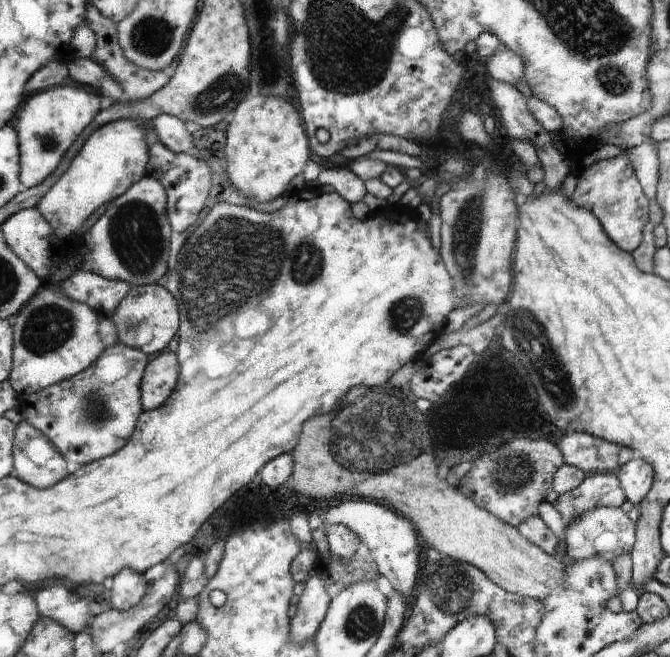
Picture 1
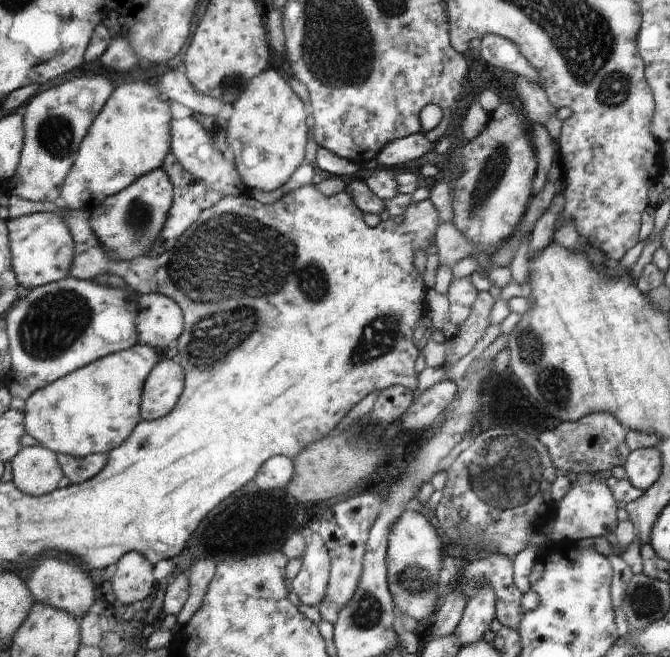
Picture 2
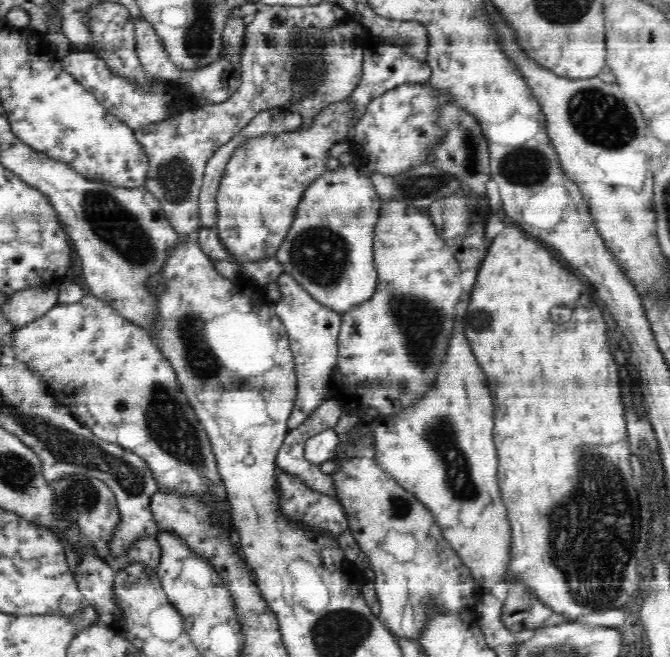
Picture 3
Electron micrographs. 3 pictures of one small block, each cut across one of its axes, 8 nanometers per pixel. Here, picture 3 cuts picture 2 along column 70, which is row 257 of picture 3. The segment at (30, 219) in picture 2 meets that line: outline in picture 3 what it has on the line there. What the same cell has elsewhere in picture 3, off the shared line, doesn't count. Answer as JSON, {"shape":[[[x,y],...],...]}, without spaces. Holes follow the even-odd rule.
{"shape":[[[344,98],[320,110],[314,116],[313,124],[309,129],[264,134],[264,136],[244,139],[242,146],[236,148],[230,162],[226,164],[223,178],[219,183],[218,221],[214,226],[218,231],[219,241],[227,249],[227,253],[234,257],[236,264],[266,260],[277,254],[278,248],[282,246],[296,218],[302,196],[318,178],[322,178],[322,174],[326,174],[326,158],[329,150],[336,142],[345,142],[345,138],[349,136],[349,130],[353,129],[353,114],[356,112],[357,107],[353,106],[353,102],[350,102],[349,98]]]}

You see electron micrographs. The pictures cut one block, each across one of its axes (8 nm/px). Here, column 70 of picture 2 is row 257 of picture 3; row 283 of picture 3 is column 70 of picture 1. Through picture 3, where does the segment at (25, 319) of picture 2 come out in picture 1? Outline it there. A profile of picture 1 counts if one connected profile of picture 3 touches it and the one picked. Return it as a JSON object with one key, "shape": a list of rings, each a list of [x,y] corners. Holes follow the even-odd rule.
{"shape":[[[55,285],[46,286],[36,296],[29,300],[28,304],[21,309],[13,319],[11,319],[13,330],[13,367],[8,380],[12,388],[18,394],[24,392],[26,396],[37,393],[38,390],[47,386],[65,381],[76,376],[83,370],[89,368],[114,342],[119,341],[117,326],[114,326],[110,315],[102,314],[94,307],[86,306],[86,303],[74,302],[69,295],[65,295],[61,289]]]}

